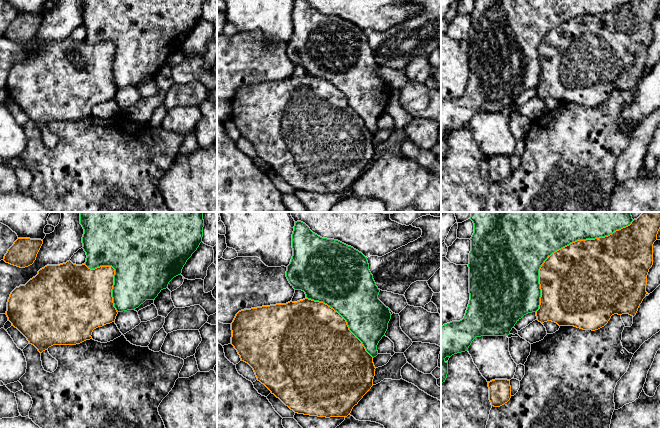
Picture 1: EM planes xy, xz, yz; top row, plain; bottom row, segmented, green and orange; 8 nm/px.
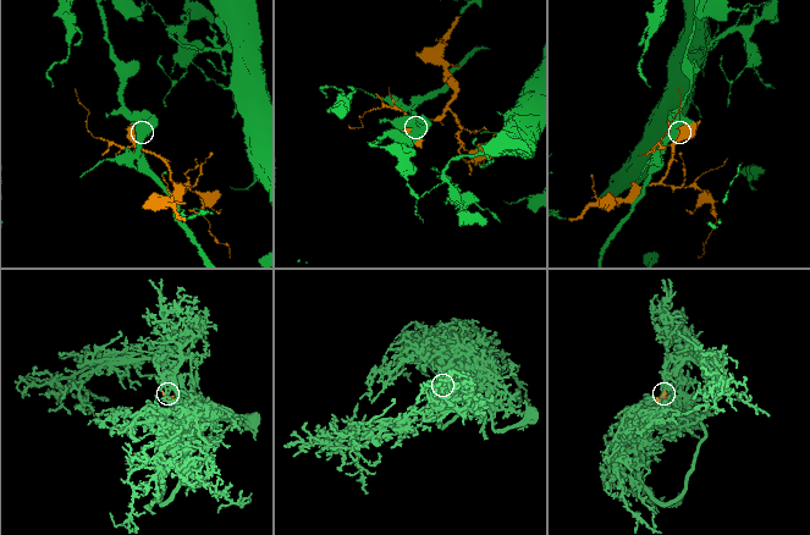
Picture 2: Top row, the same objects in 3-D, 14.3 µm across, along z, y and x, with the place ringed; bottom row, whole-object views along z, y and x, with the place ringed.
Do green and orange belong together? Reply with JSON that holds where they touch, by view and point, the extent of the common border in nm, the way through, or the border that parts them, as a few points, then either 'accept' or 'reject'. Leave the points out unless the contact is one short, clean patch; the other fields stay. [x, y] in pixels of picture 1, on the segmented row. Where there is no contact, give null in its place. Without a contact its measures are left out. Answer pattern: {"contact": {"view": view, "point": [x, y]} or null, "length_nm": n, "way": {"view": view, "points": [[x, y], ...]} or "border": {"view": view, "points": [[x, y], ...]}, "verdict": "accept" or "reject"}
{"contact": {"view": "yz", "point": [563, 246]}, "length_nm": 1050, "verdict": "accept"}

